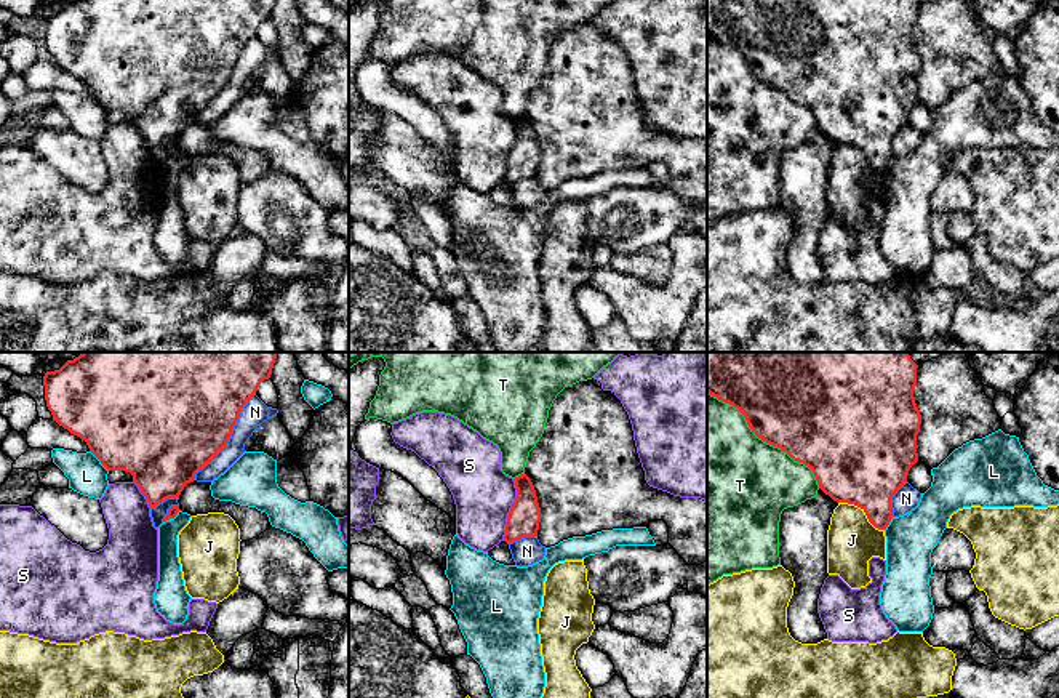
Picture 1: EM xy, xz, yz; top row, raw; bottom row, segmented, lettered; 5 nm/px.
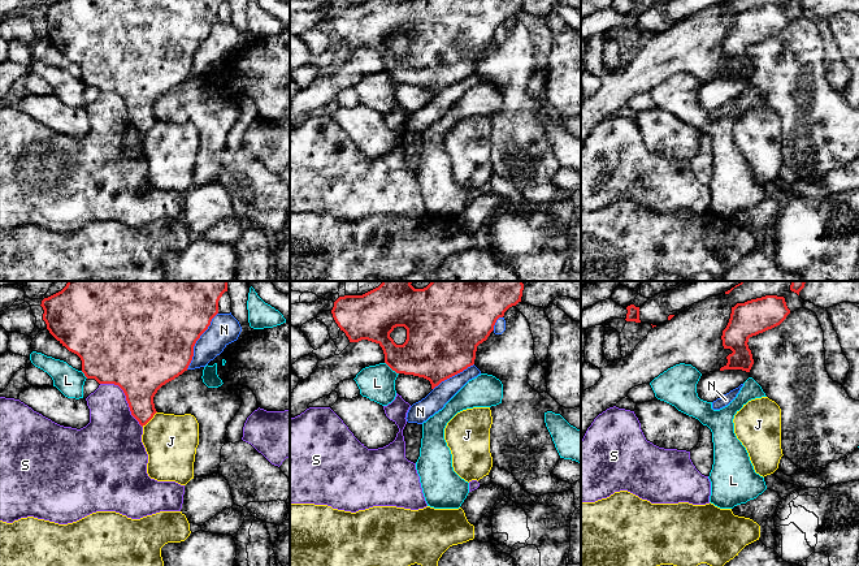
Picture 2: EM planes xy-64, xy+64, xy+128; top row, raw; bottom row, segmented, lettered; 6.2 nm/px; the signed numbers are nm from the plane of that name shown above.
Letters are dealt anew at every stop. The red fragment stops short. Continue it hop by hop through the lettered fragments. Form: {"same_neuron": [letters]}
{"same_neuron": []}

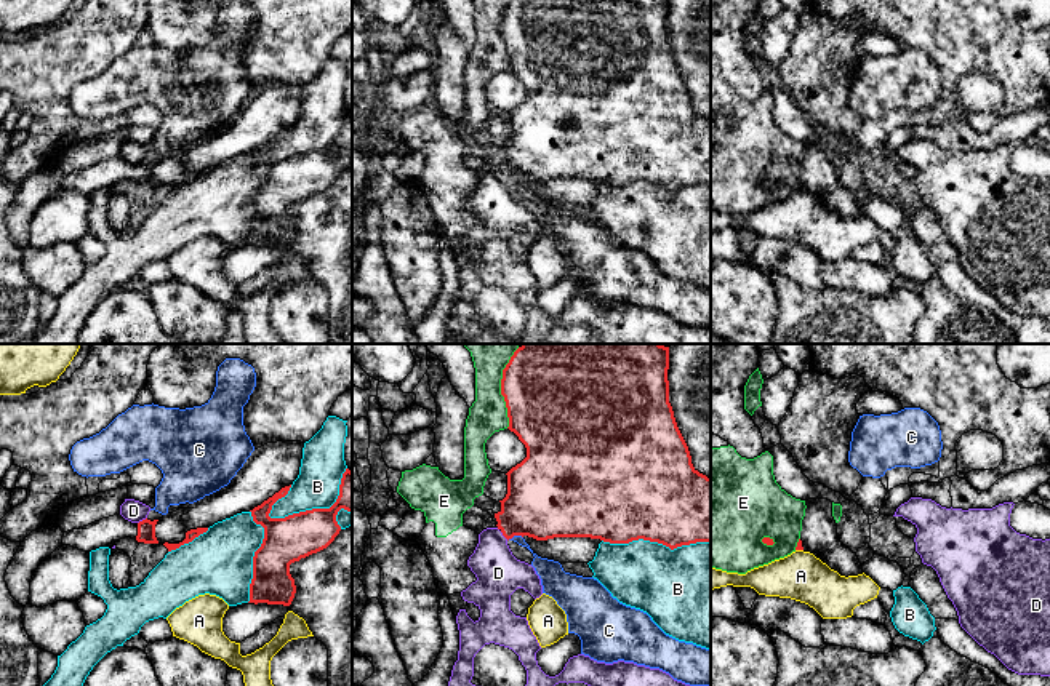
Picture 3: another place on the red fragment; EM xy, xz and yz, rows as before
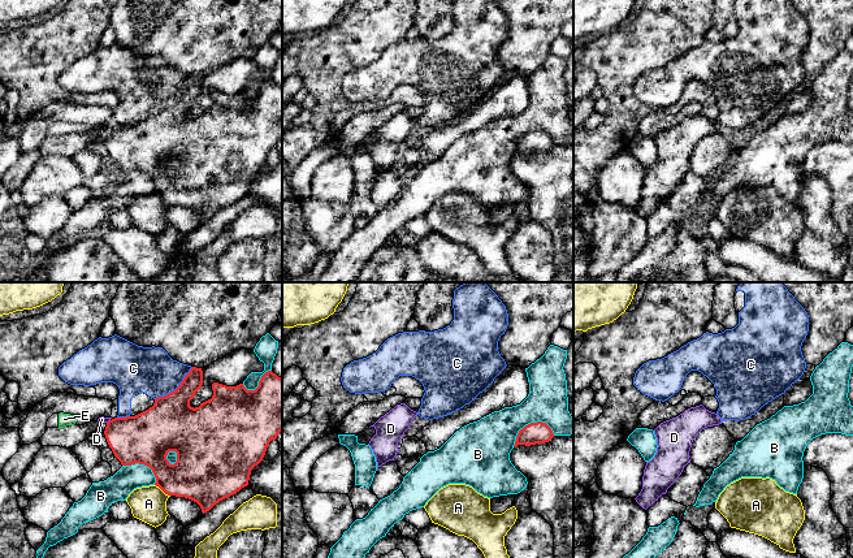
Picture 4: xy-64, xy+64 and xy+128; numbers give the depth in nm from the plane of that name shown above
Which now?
{"same_neuron": []}

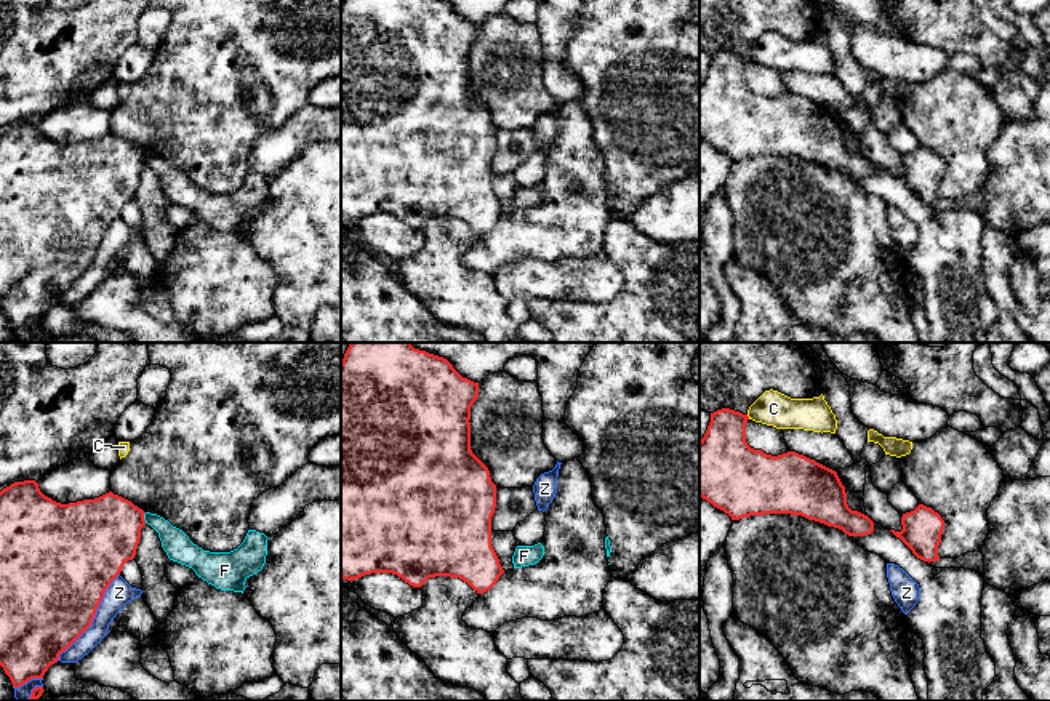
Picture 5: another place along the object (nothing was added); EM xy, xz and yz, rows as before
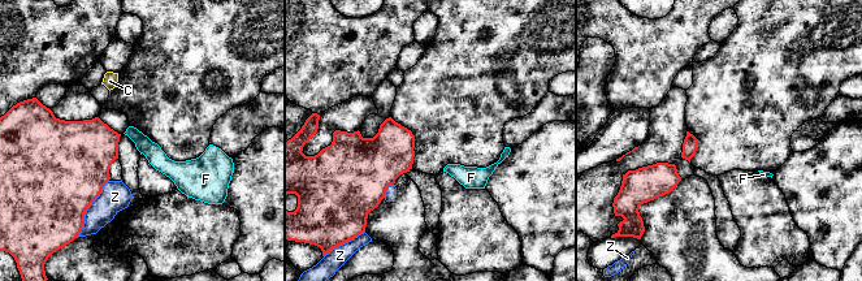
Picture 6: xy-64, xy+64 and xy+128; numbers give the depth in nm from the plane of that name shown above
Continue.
{"same_neuron": []}

